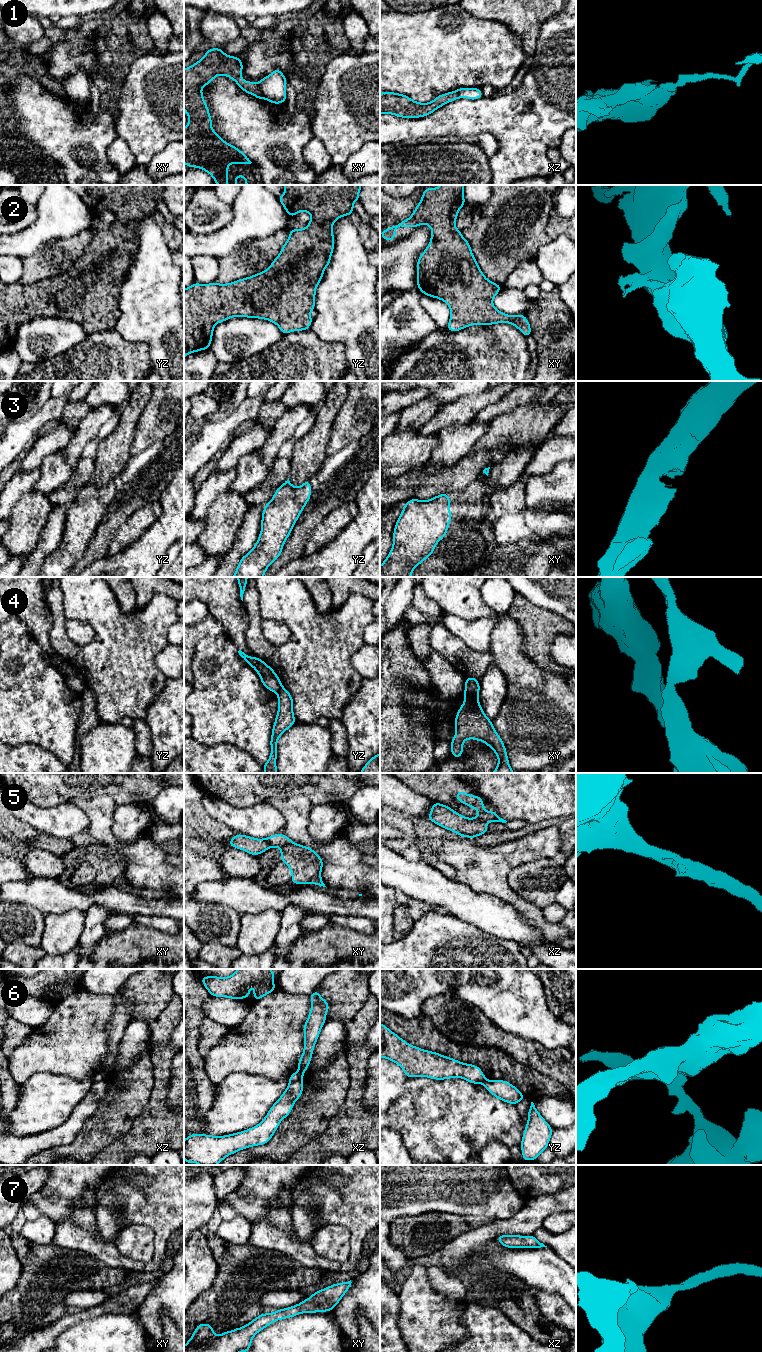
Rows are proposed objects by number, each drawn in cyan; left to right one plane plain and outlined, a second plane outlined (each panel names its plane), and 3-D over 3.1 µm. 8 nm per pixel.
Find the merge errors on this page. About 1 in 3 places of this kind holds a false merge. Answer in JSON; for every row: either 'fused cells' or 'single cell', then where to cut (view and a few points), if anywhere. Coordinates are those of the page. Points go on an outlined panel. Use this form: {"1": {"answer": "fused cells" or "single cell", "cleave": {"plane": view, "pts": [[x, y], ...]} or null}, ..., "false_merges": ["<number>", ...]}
{"1": {"answer": "fused cells", "cleave": {"plane": "xy", "pts": [[257, 85], [264, 98]]}}, "2": {"answer": "single cell", "cleave": null}, "3": {"answer": "single cell", "cleave": null}, "4": {"answer": "fused cells", "cleave": {"plane": "xy", "pts": [[465, 690], [477, 696]]}}, "5": {"answer": "fused cells", "cleave": {"plane": "xy", "pts": [[292, 842], [277, 846]]}}, "6": {"answer": "fused cells", "cleave": {"plane": "xz", "pts": [[297, 1072], [302, 1074]]}}, "7": {"answer": "single cell", "cleave": null}, "false_merges": ["1", "4", "5", "6"]}

